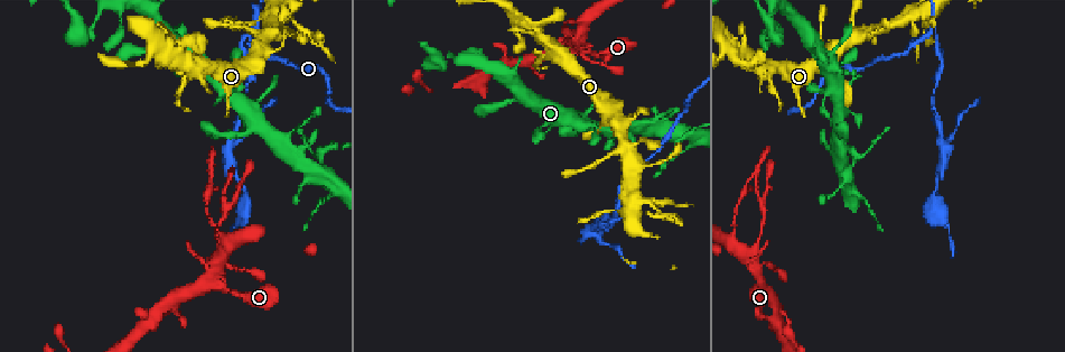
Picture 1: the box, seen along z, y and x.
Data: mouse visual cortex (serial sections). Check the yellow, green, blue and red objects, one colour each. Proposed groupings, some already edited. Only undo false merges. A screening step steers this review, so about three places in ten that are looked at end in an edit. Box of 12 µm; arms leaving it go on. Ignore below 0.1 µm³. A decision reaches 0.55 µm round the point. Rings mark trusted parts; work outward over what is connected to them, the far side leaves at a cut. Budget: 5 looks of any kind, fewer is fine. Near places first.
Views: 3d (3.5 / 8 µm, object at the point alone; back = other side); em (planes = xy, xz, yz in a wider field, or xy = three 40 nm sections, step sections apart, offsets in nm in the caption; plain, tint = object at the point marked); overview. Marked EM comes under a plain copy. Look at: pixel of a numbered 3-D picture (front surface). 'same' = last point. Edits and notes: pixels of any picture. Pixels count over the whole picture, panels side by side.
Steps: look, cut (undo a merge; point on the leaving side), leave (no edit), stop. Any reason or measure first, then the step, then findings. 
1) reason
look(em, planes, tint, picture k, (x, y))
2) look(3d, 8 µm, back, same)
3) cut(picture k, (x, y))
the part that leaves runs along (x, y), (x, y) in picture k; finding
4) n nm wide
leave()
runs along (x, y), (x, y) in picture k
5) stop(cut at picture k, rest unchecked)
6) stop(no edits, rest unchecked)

calibre changes
look(3d, 3.5 µm, back, picture 1, (322, 171))

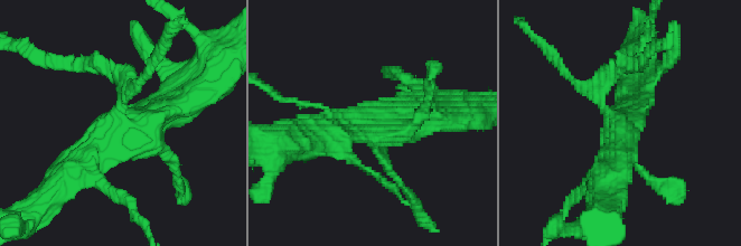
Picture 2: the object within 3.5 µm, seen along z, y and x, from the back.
look(em, xy, step 2, tint, picture 2, (118, 129))

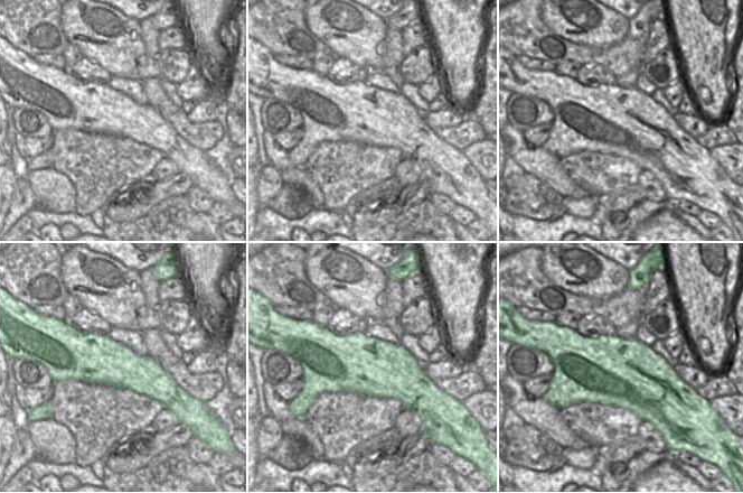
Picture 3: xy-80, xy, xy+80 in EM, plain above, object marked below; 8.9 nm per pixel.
cut(picture 2, (130, 68))
a second cell is stuck on

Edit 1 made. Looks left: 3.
redraw
look(overview)

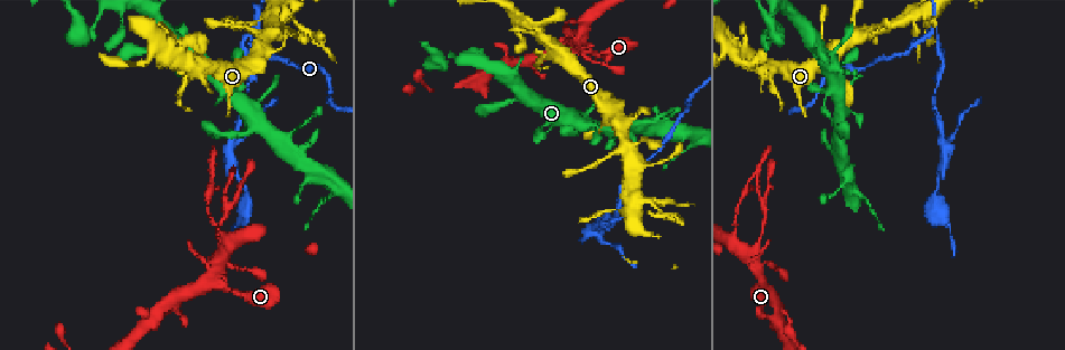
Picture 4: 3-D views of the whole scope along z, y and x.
look(3d, 3.5 µm, picture 4, (762, 233))

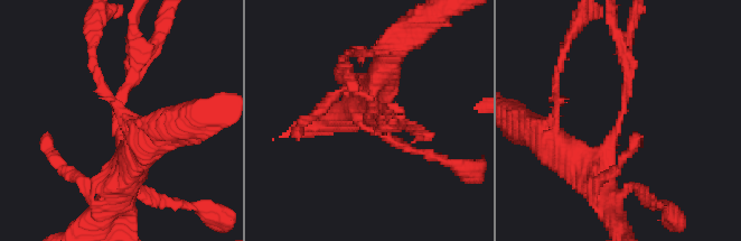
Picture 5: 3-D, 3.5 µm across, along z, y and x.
now the EM
look(em, xy, step 1, tint, picture 5, (621, 116))

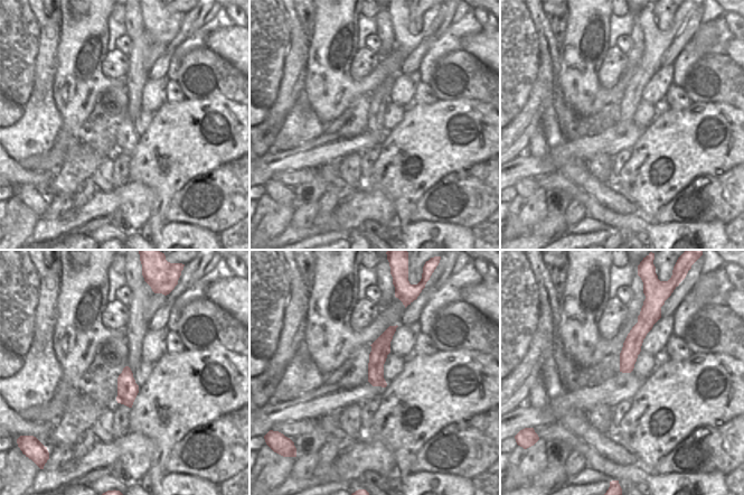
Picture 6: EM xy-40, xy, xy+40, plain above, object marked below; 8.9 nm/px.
arms of 200, 300 nm
leave()
all the same cell

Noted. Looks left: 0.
stop(cut at picture 2, rest unchecked)

